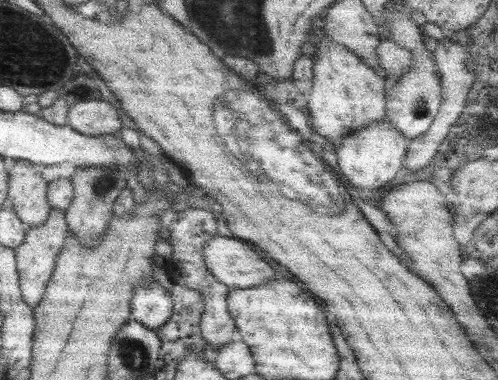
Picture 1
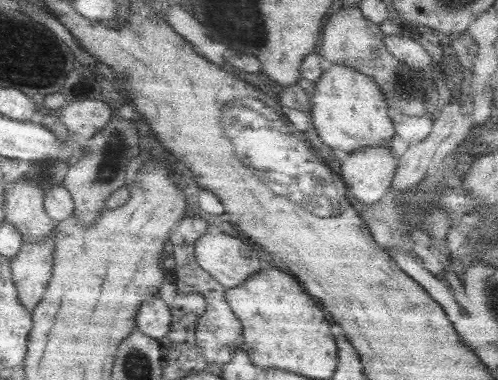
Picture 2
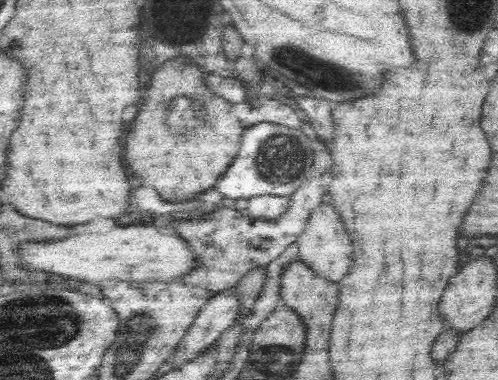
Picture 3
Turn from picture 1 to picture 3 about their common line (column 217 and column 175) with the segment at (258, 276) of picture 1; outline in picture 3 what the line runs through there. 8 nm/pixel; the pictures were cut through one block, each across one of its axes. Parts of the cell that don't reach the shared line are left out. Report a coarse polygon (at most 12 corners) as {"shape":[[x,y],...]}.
{"shape":[[152,226],[26,244],[22,262],[94,286],[176,282],[194,250]]}

